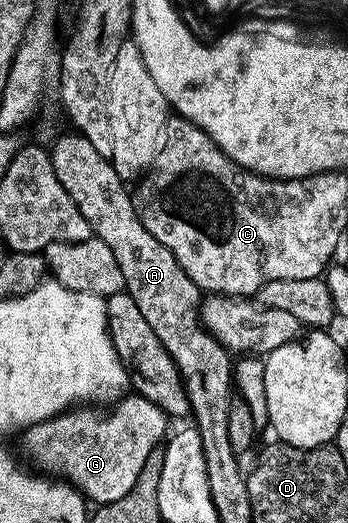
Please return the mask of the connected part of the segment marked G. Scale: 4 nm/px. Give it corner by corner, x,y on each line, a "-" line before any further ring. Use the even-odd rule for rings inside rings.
123,396
111,409
114,410
102,418
78,413
82,411
67,411
21,434
22,449
38,468
35,470
73,485
95,506
124,499
124,495
132,491
132,483
140,479
148,455
163,444
168,433
168,415
146,397

